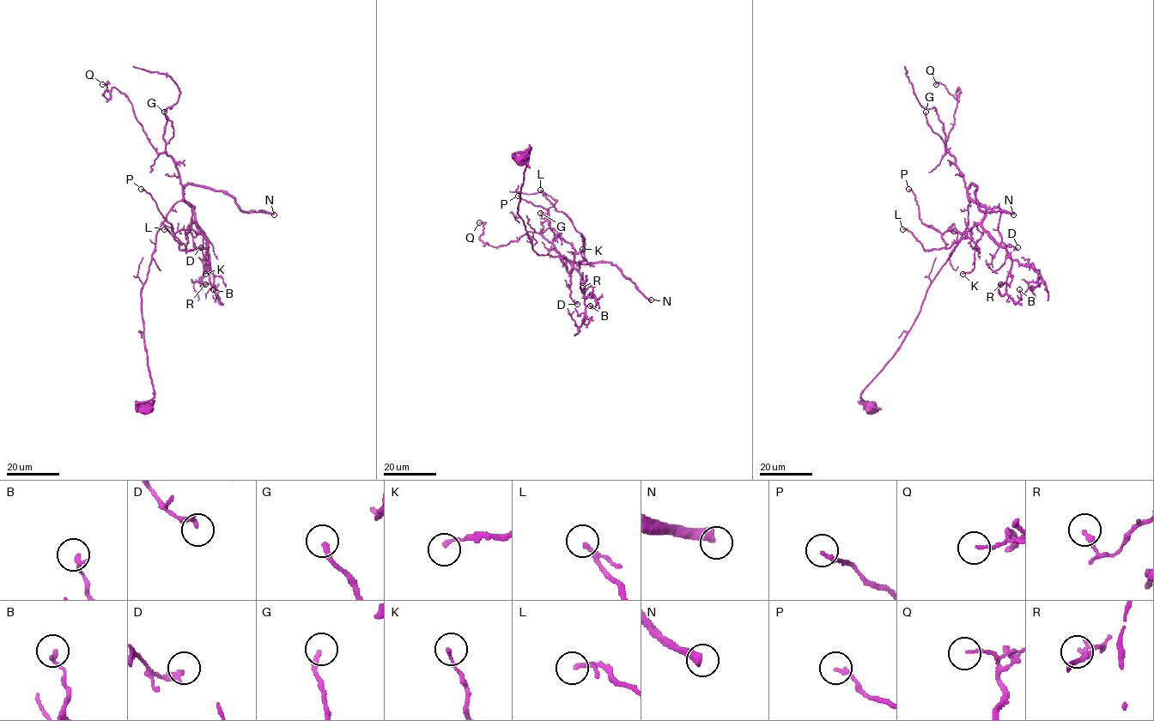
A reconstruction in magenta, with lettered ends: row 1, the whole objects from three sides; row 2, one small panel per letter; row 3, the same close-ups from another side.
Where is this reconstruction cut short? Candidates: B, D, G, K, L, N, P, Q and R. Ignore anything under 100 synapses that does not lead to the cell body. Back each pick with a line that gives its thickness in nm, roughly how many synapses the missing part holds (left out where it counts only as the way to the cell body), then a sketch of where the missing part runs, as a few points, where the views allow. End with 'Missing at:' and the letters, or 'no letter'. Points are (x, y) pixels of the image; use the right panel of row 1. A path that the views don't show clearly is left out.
N: 440 nm thick; about 250 synapses
Missing at: N

